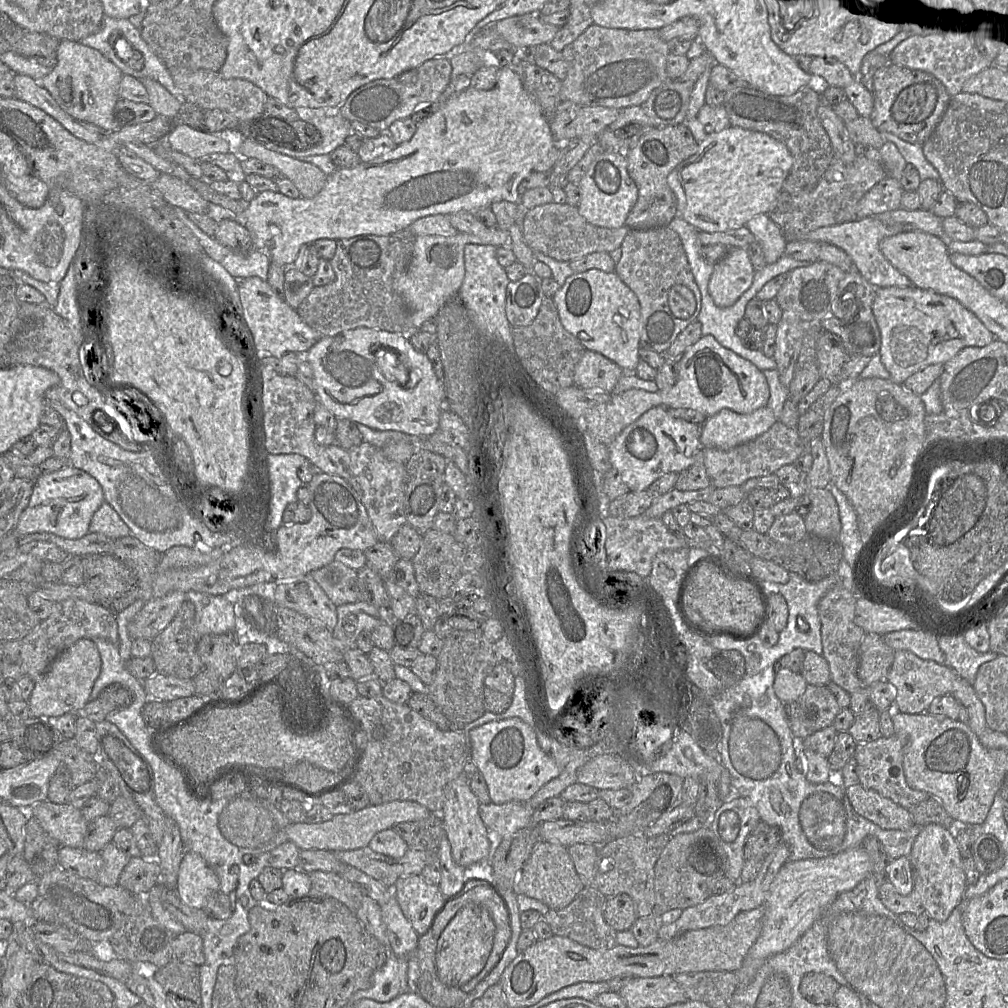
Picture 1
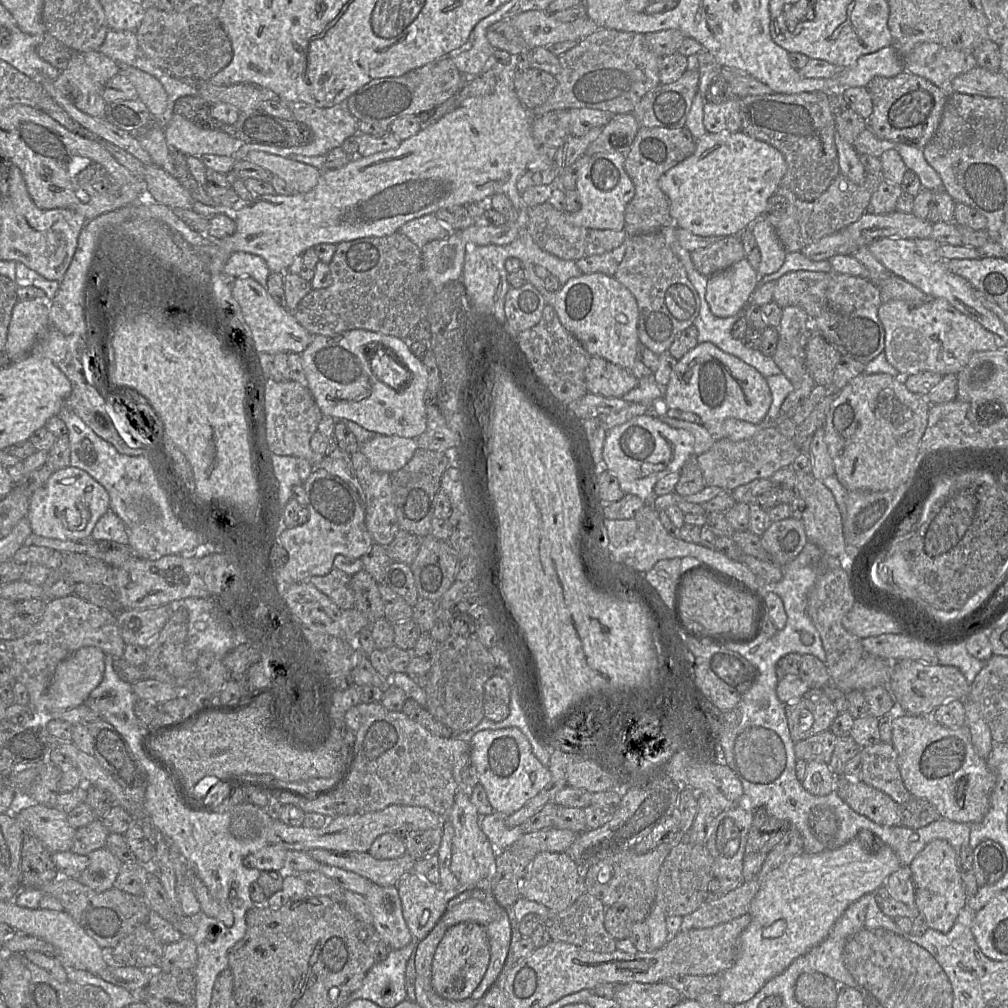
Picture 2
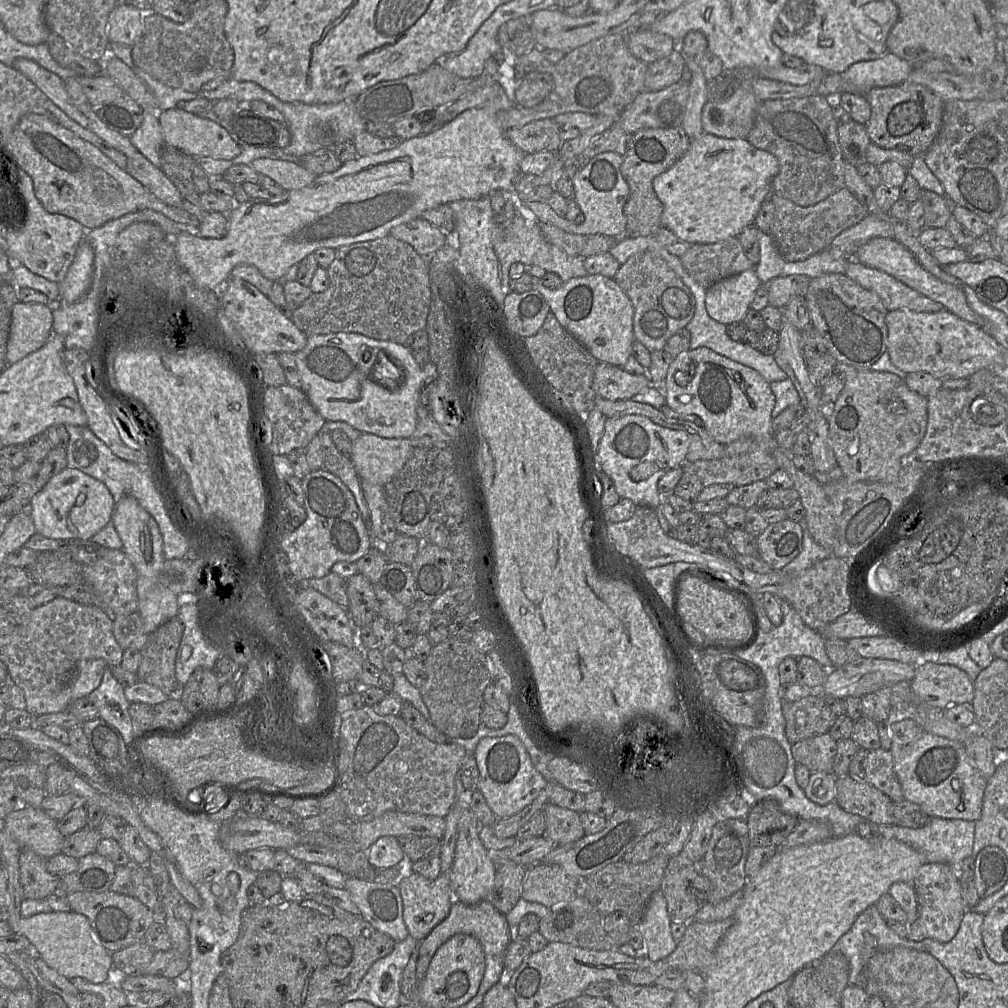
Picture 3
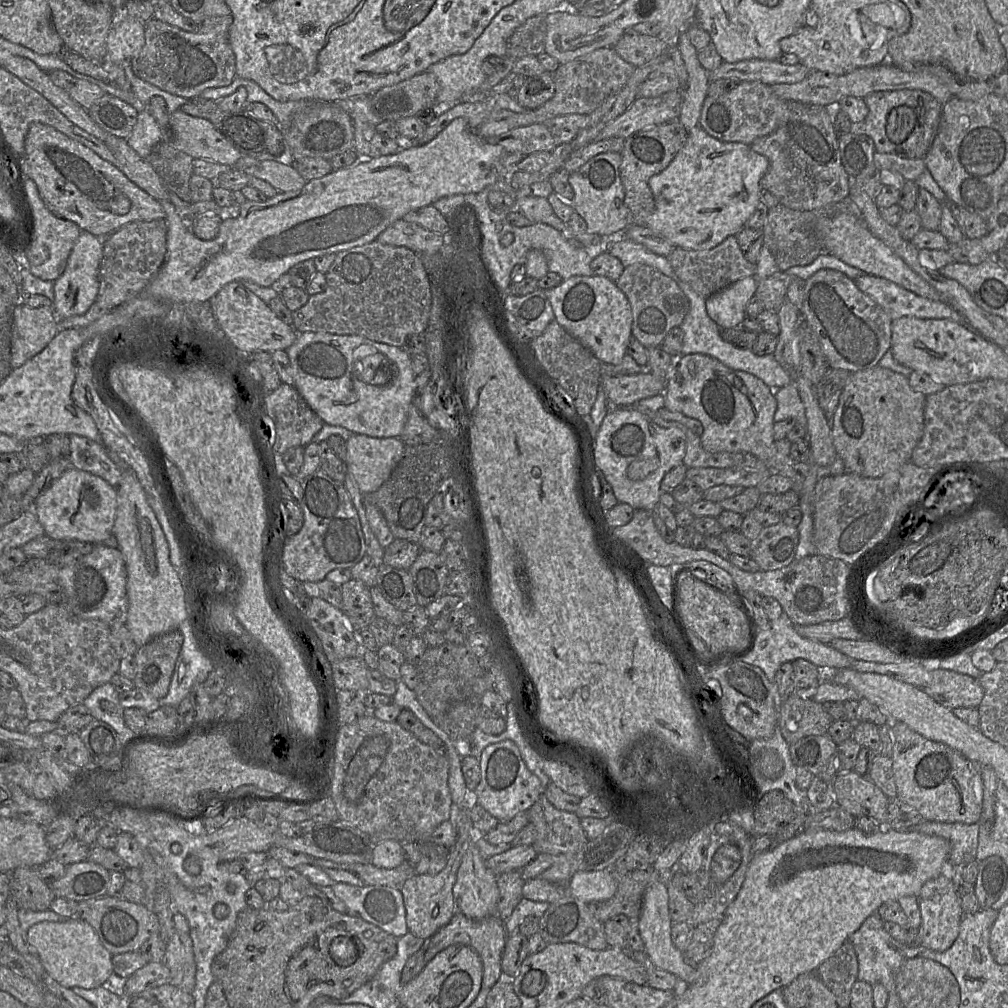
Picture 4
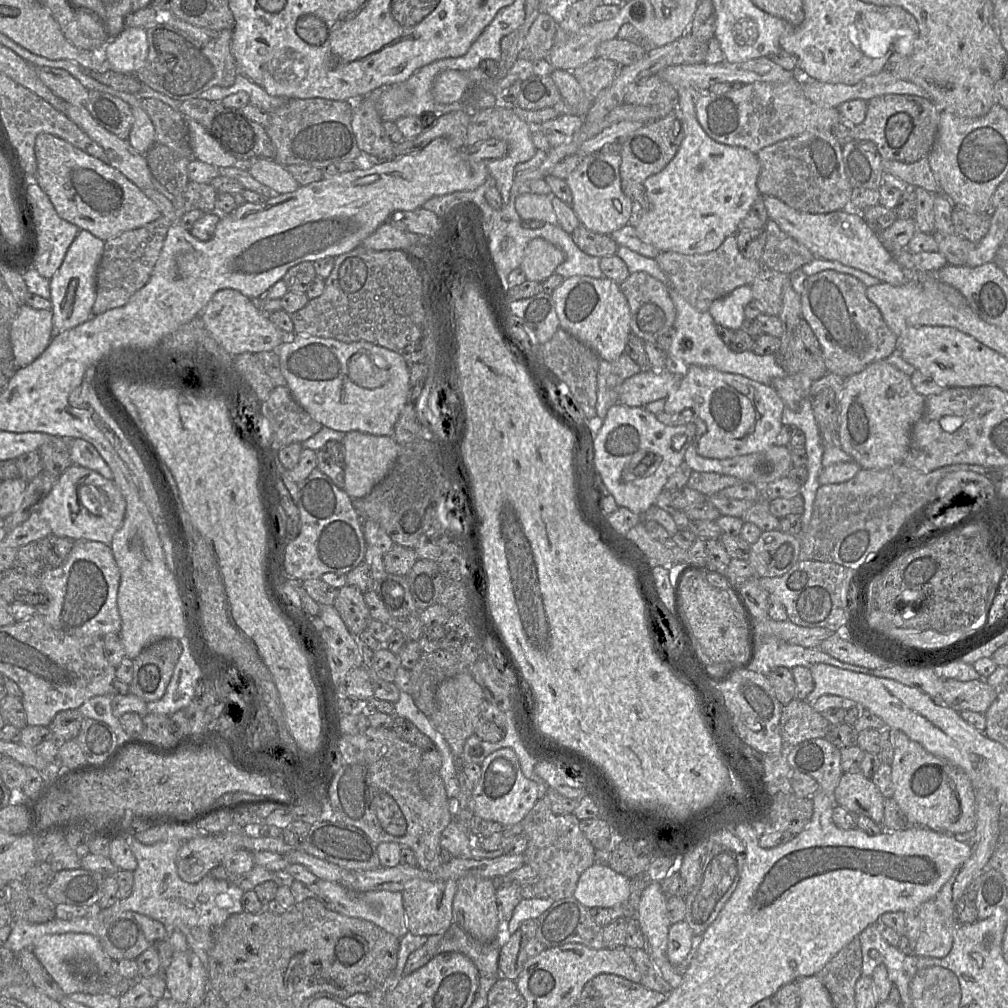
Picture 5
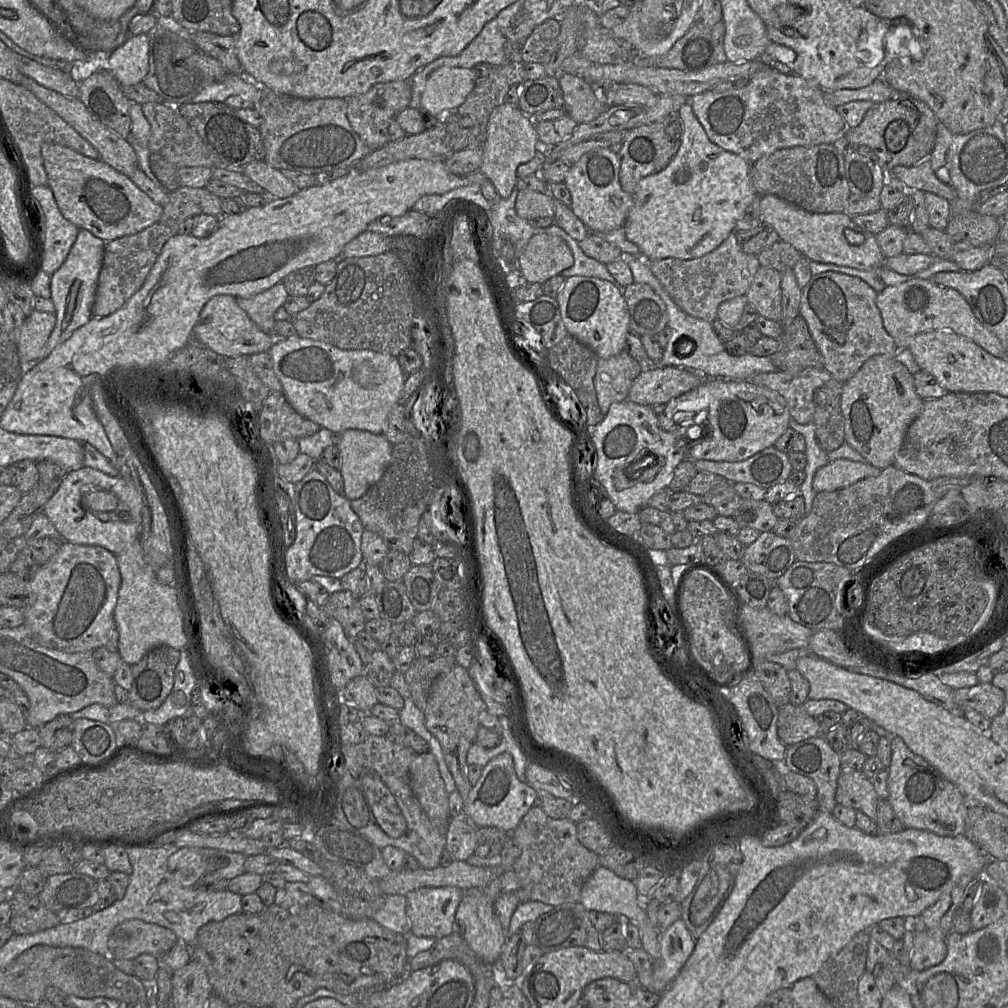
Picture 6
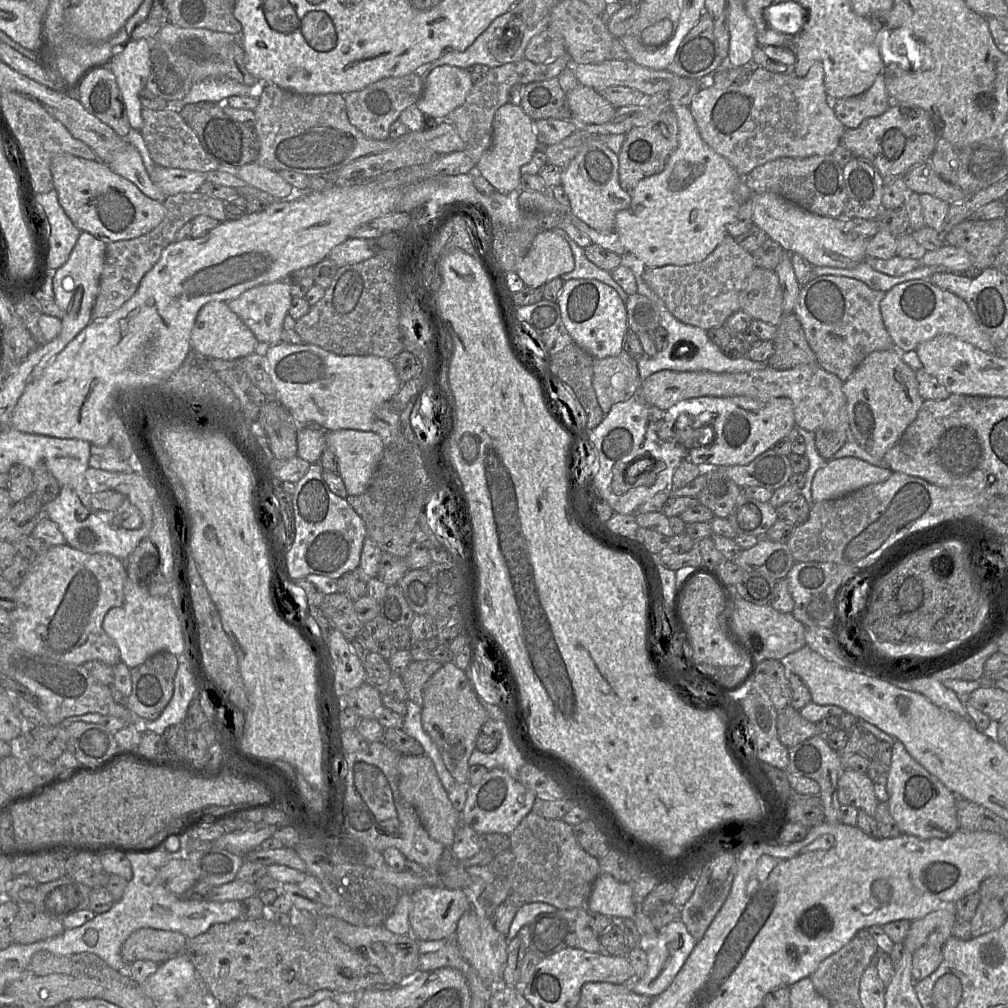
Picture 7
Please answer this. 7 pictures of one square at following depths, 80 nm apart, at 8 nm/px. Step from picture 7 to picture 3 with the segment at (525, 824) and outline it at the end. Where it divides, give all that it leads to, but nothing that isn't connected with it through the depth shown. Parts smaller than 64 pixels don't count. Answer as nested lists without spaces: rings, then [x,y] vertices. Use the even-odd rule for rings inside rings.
[[[548,802],[541,810],[545,816],[546,829],[543,837],[556,846],[576,842],[586,833],[581,822],[581,813]]]

